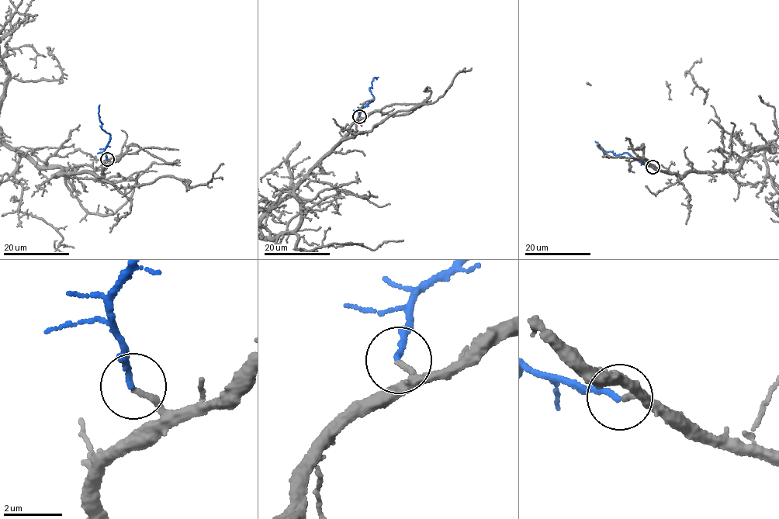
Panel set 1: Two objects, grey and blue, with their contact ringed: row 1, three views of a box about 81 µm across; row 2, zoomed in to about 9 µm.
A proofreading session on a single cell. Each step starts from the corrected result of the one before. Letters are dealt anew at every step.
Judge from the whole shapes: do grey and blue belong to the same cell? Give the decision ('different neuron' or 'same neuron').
same neuron

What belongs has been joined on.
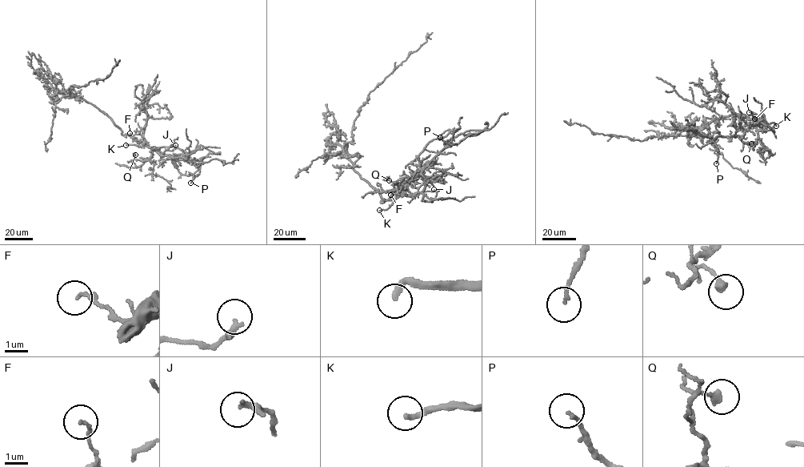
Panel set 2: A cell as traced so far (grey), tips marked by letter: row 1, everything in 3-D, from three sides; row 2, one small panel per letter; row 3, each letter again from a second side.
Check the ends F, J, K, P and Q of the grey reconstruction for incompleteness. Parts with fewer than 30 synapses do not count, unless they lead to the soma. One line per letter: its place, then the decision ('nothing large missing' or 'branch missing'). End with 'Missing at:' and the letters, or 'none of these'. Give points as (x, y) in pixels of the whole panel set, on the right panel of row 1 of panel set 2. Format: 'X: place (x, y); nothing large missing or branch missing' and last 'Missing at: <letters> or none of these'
F: place (754, 118); nothing large missing
J: place (749, 112); nothing large missing
K: place (776, 126); branch missing
P: place (716, 163); nothing large missing
Q: place (751, 143); nothing large missing
Missing at: K

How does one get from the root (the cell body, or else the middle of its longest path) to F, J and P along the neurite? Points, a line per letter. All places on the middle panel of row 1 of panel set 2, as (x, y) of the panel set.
F: (375, 188), (379, 190), (382, 203), (387, 200), (390, 195)
J: (375, 188), (379, 190), (382, 203), (394, 194), (407, 195), (434, 189)
P: (375, 188), (382, 203), (394, 194), (422, 192), (422, 172), (440, 151), (455, 144), (440, 137)

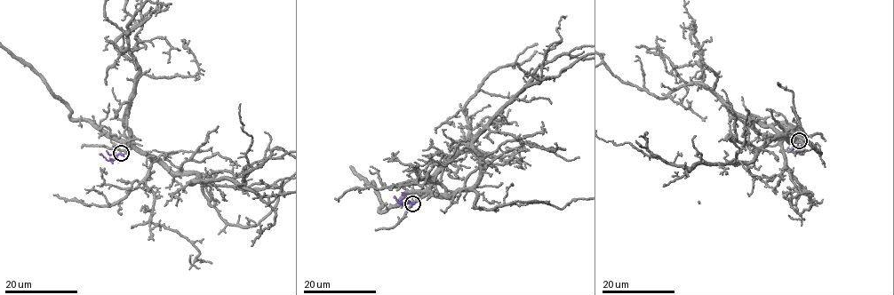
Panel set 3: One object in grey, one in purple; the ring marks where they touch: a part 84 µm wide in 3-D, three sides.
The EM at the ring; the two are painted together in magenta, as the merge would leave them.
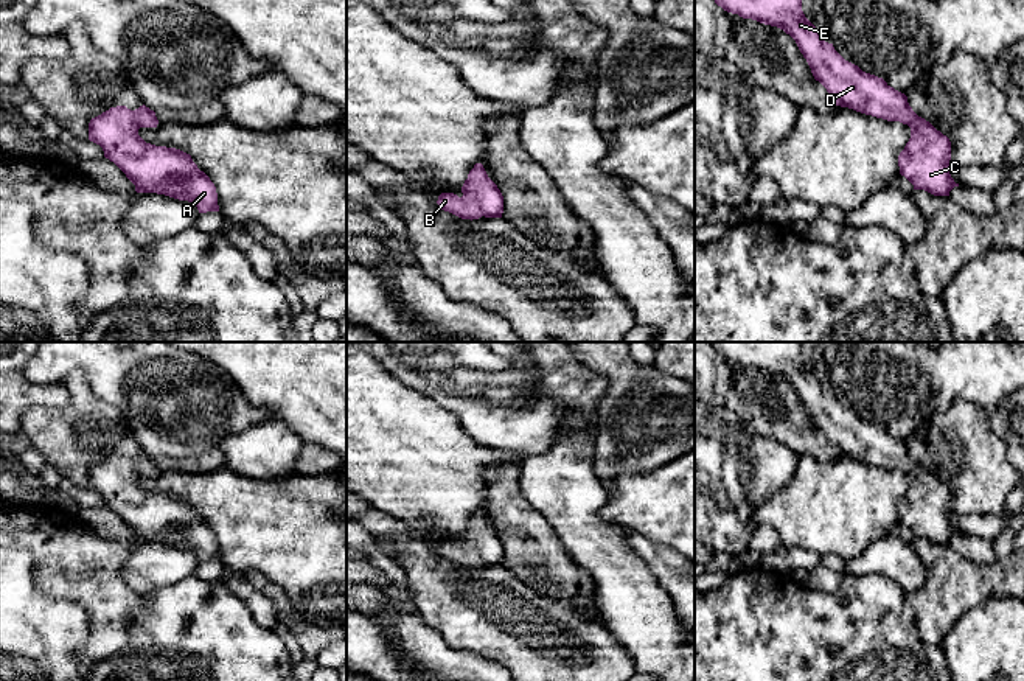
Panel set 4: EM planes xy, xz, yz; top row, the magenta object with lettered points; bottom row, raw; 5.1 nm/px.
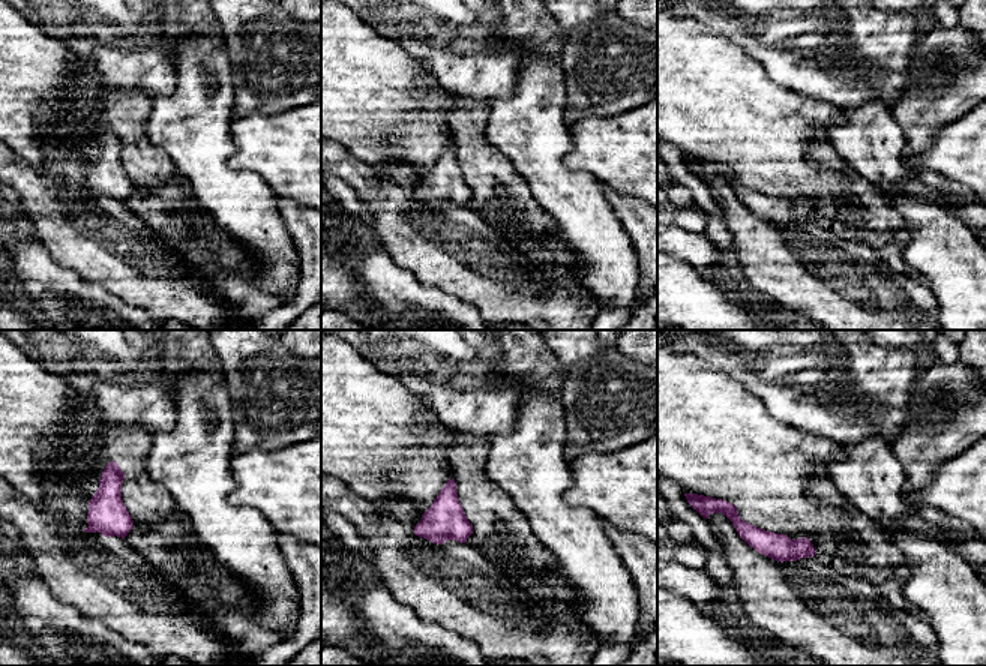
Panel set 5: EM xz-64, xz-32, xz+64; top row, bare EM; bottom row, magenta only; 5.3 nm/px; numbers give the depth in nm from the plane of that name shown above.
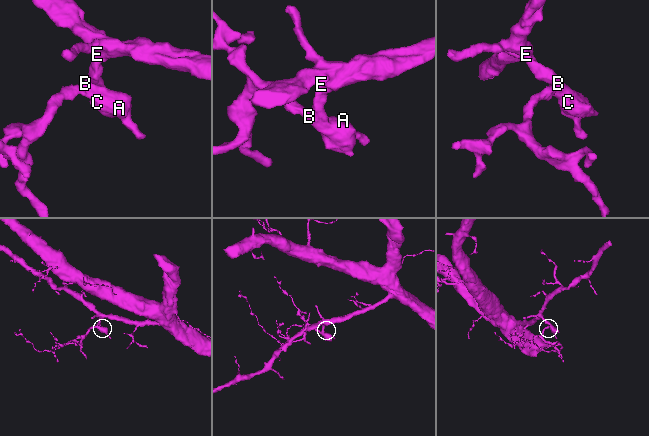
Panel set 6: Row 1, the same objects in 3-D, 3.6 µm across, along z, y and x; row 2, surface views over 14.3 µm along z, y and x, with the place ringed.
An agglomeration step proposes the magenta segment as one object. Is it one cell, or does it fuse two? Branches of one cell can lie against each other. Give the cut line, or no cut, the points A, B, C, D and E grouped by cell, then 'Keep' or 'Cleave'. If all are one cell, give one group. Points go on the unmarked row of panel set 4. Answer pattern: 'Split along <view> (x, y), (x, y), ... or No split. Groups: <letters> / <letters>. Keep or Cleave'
No split. Groups: A B C D E. Keep

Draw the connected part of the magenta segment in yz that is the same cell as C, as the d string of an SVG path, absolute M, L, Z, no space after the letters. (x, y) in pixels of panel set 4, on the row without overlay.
M802 342L712 344L724 359L777 375L789 382L814 428L827 437L833 454L907 473L911 487L898 504L898 515L914 538L949 544L949 540L959 535L949 521L953 512L949 487L918 465L904 442L890 435L883 426L845 409L833 392L825 390L802 359Z

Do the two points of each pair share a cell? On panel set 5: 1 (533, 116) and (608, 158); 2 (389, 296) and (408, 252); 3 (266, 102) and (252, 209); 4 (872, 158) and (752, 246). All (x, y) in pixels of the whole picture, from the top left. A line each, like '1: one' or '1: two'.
1: two
2: two
3: two
4: two

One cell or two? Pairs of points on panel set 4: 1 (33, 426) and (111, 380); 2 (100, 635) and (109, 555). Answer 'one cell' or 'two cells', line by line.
1: two cells
2: one cell

